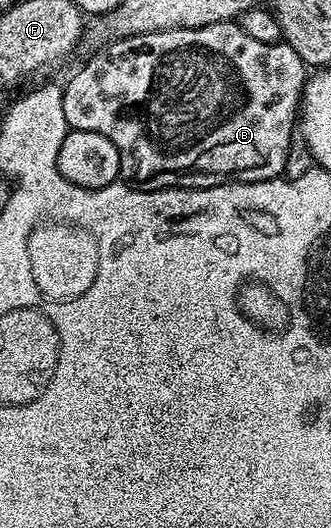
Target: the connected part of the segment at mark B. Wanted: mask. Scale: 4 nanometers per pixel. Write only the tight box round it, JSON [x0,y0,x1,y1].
[63,21,309,190]

